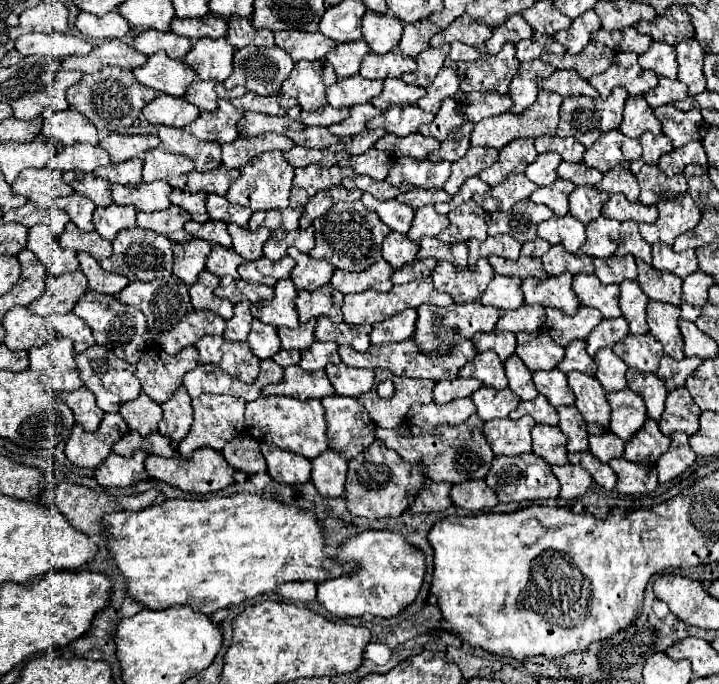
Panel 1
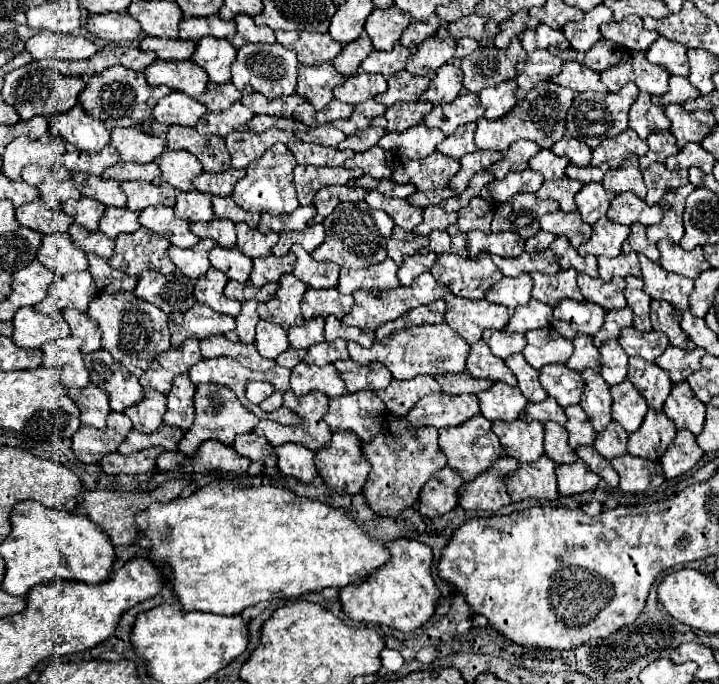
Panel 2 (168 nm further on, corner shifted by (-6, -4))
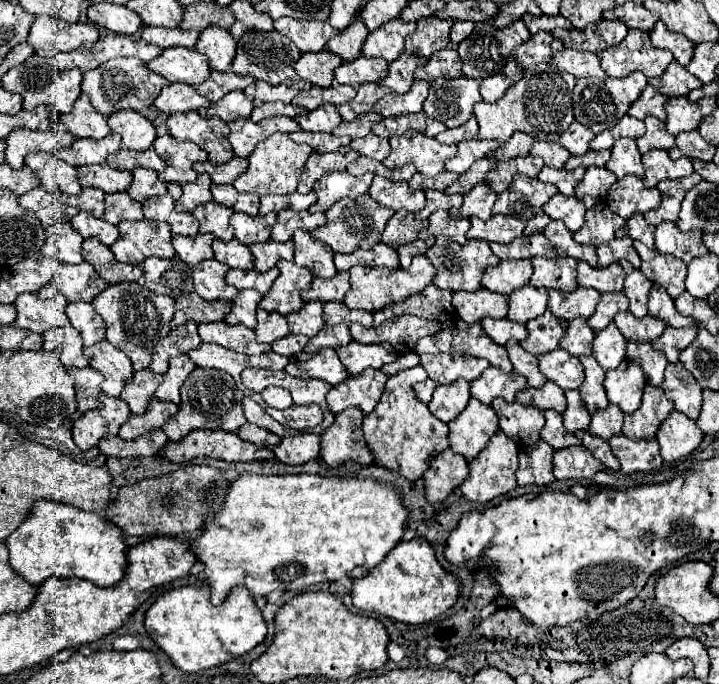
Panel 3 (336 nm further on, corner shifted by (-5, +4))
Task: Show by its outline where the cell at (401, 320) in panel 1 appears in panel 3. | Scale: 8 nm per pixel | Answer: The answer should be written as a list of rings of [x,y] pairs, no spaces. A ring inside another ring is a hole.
[[[429,284],[429,288],[425,288],[423,292],[411,296],[407,300],[389,304],[387,308],[381,308],[379,312],[373,312],[373,326],[379,326],[383,320],[389,320],[389,318],[395,318],[401,314],[447,322],[449,318],[453,318],[451,292],[441,290],[435,284]]]

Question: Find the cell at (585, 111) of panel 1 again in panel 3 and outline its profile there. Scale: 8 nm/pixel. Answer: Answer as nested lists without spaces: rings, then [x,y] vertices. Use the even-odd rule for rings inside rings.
[[[633,72],[627,78],[579,78],[573,88],[573,112],[575,120],[589,126],[595,134],[617,124],[629,110],[629,106],[637,100],[637,96],[647,86],[647,78],[643,72]]]

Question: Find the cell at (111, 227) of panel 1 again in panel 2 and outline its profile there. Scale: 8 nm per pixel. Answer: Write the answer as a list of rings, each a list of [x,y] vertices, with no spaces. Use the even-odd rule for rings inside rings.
[[[106,208],[106,212],[100,218],[100,232],[116,240],[122,232],[136,232],[140,228],[138,212],[132,212],[128,208]]]

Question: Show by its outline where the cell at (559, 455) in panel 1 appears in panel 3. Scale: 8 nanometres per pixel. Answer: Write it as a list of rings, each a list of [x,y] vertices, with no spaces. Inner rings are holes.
[[[545,410],[545,426],[541,430],[541,438],[553,446],[555,450],[561,450],[561,448],[567,448],[567,446],[573,446],[573,444],[581,444],[581,440],[575,436],[575,434],[569,434],[563,426],[563,418],[559,412],[555,410]]]

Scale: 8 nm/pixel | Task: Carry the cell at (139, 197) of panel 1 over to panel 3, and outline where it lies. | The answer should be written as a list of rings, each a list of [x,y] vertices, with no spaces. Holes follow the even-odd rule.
[[[135,168],[133,170],[133,182],[127,188],[127,192],[137,202],[143,202],[149,196],[157,196],[157,194],[169,194],[173,200],[179,200],[181,186],[179,184],[173,184],[173,182],[161,182],[157,178],[157,172],[155,170]]]

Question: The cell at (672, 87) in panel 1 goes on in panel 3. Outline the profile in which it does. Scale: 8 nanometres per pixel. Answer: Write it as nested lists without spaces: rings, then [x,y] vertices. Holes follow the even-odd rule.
[[[677,62],[669,64],[669,68],[663,72],[663,76],[659,78],[651,78],[649,84],[659,90],[661,94],[673,98],[673,96],[687,96],[693,88],[701,88],[703,84],[689,74],[683,66],[679,66]]]

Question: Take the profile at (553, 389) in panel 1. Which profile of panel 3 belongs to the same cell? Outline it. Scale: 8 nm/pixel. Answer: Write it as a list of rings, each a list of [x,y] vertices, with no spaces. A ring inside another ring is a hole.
[[[561,348],[539,356],[539,368],[547,380],[559,384],[563,390],[579,388],[585,378],[581,362]]]

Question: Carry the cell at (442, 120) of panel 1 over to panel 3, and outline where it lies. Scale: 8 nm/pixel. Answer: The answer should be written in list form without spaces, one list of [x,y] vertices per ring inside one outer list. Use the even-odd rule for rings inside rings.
[[[459,76],[455,80],[433,80],[431,82],[431,118],[441,120],[447,128],[455,128],[465,124],[473,116],[473,106],[481,102],[479,82],[467,76]]]

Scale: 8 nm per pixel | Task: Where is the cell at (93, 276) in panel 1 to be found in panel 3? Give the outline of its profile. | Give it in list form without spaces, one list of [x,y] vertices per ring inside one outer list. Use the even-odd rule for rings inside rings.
[[[87,238],[83,242],[83,260],[89,262],[107,284],[135,282],[143,276],[141,264],[121,264],[121,262],[117,262],[113,252],[109,250],[109,246],[101,244],[95,238]]]

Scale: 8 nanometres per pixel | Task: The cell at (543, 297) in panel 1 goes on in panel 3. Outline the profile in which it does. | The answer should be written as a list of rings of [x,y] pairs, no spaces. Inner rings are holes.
[[[535,256],[531,284],[537,288],[557,288],[563,292],[577,290],[577,260],[575,258],[543,258]]]

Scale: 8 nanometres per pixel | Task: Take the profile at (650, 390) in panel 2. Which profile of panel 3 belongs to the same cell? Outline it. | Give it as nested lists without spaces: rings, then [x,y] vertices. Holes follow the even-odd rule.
[[[629,342],[627,344],[627,358],[637,362],[643,368],[649,384],[661,386],[663,370],[667,366],[667,358],[663,356],[663,352],[653,350],[653,346],[649,342]]]

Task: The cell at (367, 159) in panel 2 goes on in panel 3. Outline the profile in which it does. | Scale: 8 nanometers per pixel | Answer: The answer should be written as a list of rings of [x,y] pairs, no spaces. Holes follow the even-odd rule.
[[[375,134],[371,136],[365,136],[365,138],[355,138],[351,140],[349,144],[351,150],[363,154],[363,156],[369,156],[369,158],[375,158],[375,160],[385,160],[389,156],[389,142],[387,138],[379,138]]]

